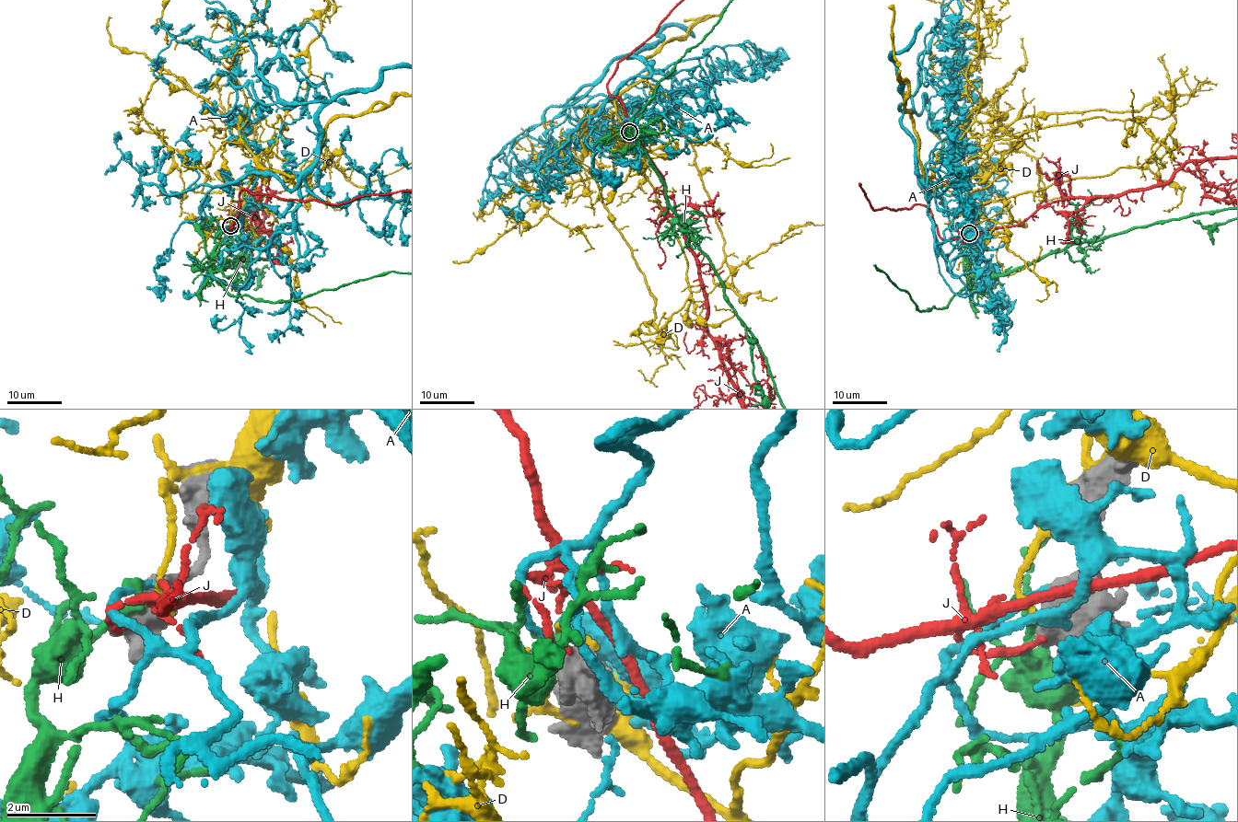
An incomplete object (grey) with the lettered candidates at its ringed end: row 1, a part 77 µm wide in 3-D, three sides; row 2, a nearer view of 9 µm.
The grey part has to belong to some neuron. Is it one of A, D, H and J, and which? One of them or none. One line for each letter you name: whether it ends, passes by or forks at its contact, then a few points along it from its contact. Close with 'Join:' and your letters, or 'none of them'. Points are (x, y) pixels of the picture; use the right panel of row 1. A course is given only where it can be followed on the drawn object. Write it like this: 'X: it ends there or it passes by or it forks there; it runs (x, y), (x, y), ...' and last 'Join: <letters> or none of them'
A: it ends there
Join: A

